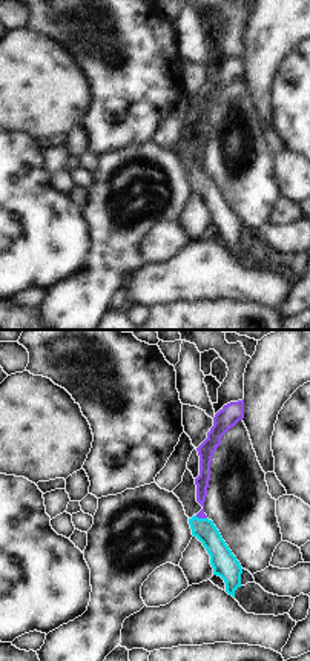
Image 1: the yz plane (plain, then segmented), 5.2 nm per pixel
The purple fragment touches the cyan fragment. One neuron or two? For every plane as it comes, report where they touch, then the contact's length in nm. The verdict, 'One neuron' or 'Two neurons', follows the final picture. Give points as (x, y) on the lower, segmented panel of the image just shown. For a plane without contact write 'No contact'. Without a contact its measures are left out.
Touches purple at (201, 517). Shared border 70 nm

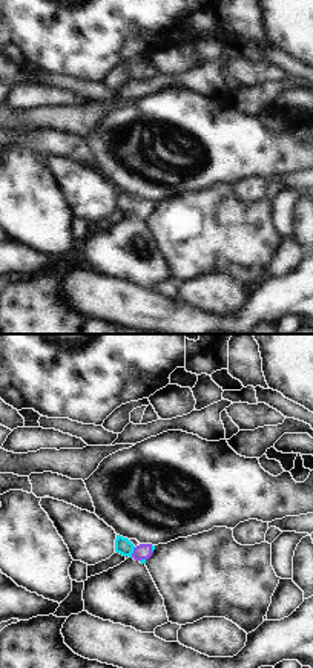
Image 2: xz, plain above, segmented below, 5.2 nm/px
Touches purple at (134, 552). Shared border 60 nm

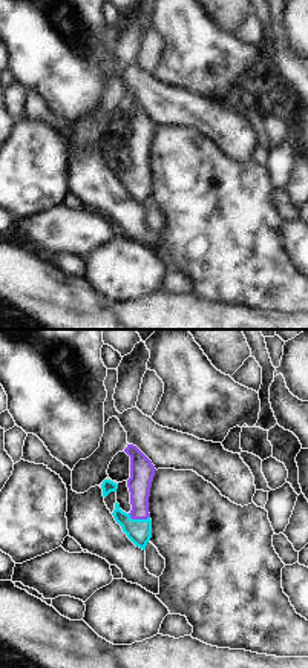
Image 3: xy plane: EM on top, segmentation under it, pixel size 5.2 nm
Touches purple at (138, 518). Shared border 120 nm

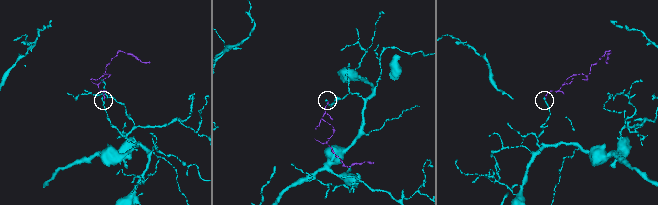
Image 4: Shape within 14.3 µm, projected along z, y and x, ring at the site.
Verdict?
One neuron

